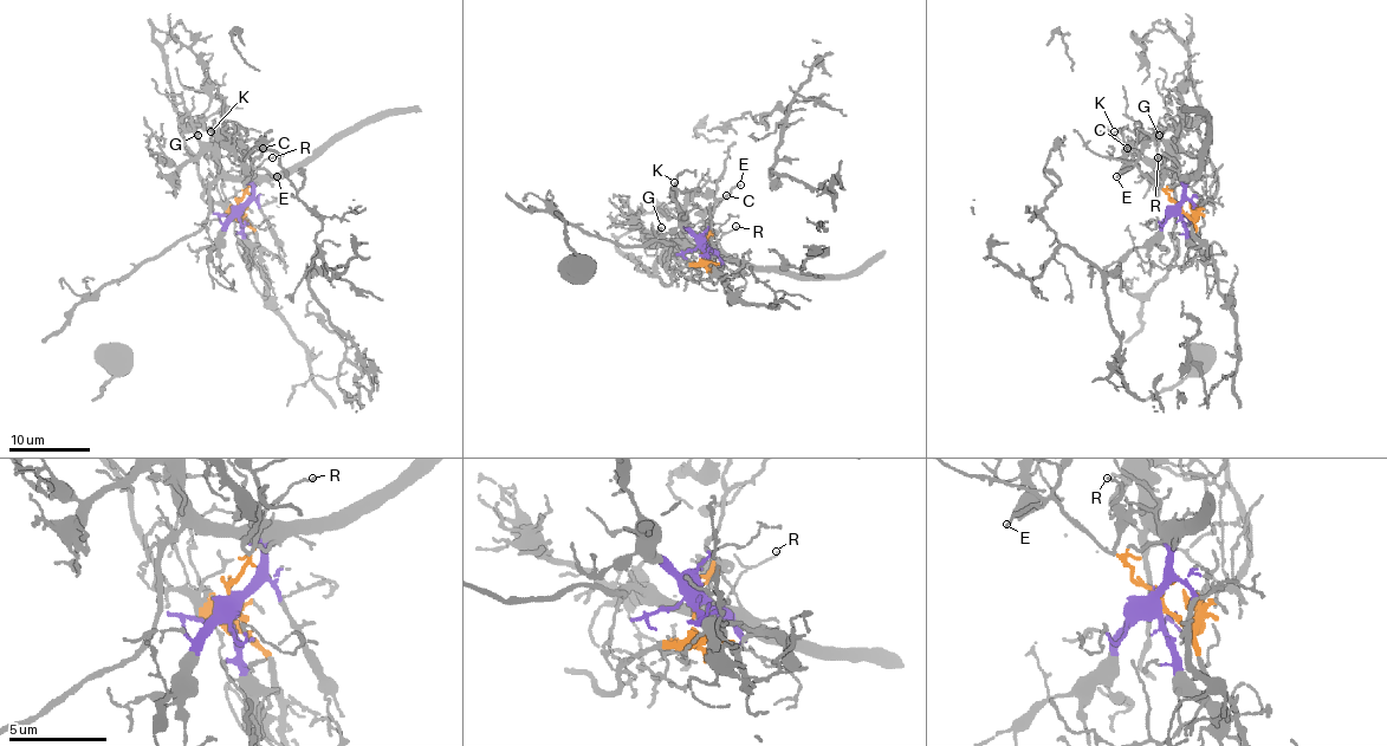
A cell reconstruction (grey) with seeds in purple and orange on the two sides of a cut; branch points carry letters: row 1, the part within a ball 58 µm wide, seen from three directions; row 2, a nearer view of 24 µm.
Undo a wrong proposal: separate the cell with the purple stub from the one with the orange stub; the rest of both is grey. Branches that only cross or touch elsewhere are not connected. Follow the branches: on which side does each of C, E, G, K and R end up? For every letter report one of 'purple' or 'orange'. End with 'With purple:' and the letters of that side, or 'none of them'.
C: orange
E: orange
G: purple
K: purple
R: purple
With purple: G, K, R

